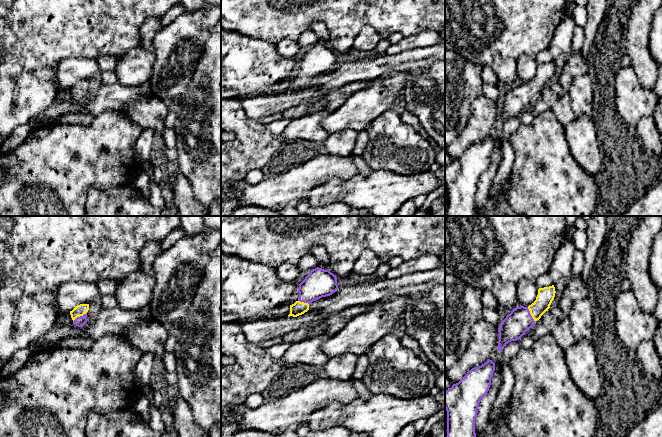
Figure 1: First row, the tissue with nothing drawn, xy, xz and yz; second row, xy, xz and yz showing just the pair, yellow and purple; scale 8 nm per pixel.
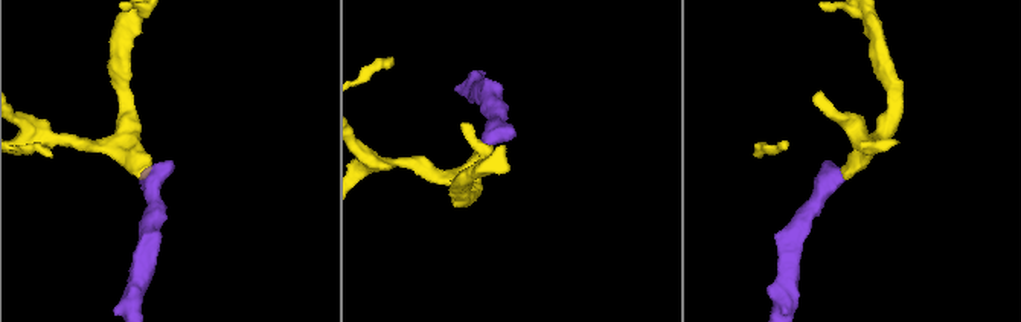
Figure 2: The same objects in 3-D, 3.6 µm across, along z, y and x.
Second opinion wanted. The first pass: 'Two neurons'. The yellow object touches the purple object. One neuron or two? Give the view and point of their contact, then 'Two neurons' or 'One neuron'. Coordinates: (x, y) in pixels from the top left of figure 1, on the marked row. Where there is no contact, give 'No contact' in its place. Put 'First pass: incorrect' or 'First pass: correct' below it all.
Touches yellow at yz (530, 313). One neuron
First pass: incorrect

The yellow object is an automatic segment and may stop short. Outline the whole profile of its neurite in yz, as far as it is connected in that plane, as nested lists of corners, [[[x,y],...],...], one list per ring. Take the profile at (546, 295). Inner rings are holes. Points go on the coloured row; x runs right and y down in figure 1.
[[[554,285],[538,289],[536,300],[528,307],[518,306],[501,322],[498,328],[498,350],[502,351],[511,341],[519,340],[533,324],[548,311],[555,297]]]

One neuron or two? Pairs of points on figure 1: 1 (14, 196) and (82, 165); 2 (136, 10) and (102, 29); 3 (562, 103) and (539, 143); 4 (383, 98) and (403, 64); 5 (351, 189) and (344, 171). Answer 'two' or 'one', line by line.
1: one
2: one
3: two
4: two
5: two

